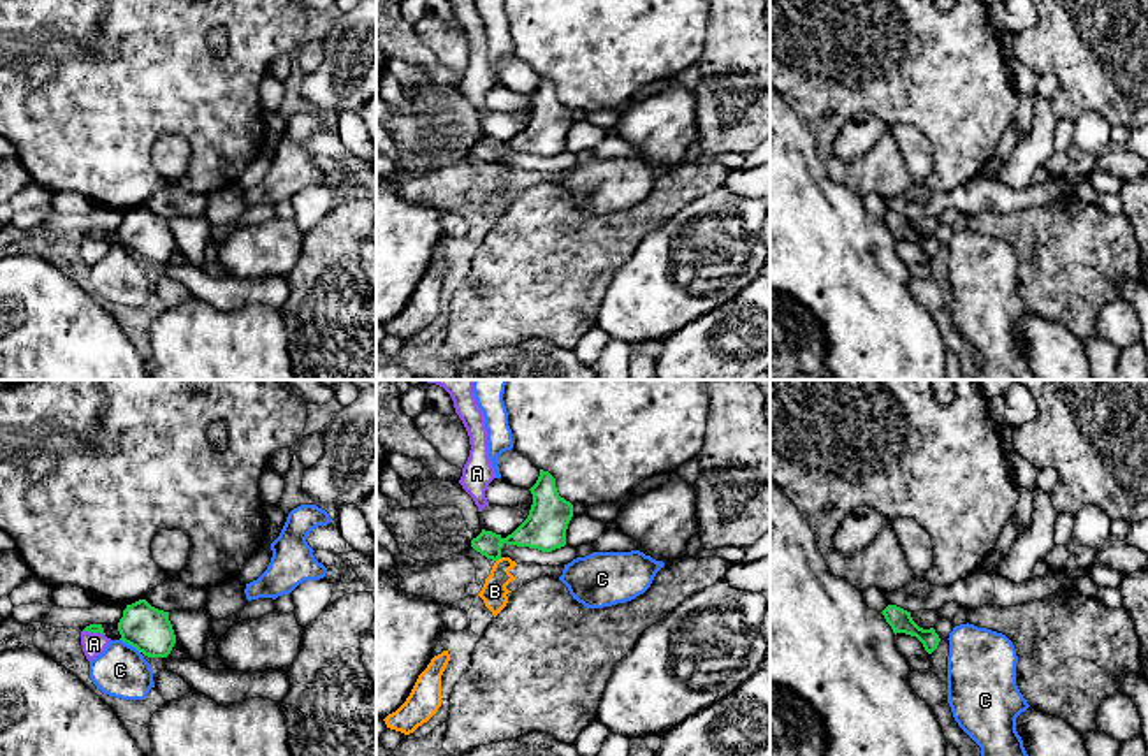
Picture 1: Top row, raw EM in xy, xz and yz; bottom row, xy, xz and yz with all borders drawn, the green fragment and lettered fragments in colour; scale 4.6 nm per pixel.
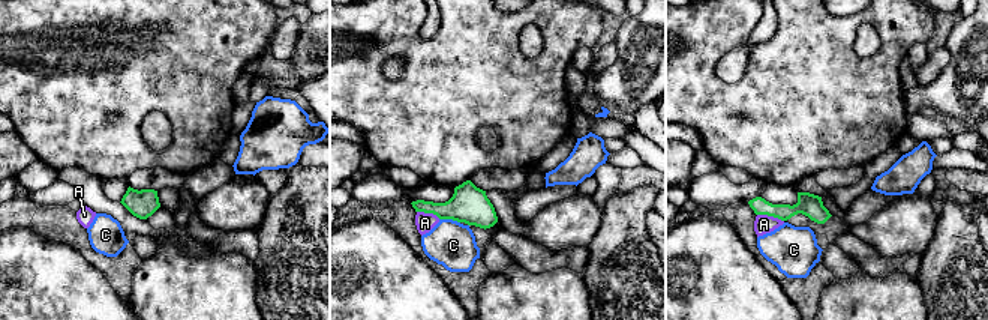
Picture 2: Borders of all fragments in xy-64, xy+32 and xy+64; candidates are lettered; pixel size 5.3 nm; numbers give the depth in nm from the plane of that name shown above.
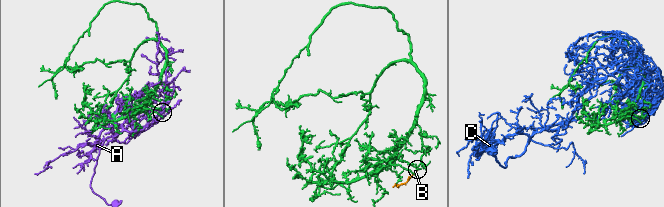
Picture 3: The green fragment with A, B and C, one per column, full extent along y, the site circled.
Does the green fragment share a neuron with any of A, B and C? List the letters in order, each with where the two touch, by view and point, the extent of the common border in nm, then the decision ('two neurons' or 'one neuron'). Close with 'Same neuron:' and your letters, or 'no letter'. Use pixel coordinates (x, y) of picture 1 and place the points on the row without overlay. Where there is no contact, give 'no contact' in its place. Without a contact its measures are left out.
A: contact xy (94, 238); length 110 nm; two neurons
B: contact xz (498, 164); length 40 nm; one neuron
C: contact xy (130, 250); length 120 nm; two neurons
Same neuron: B

